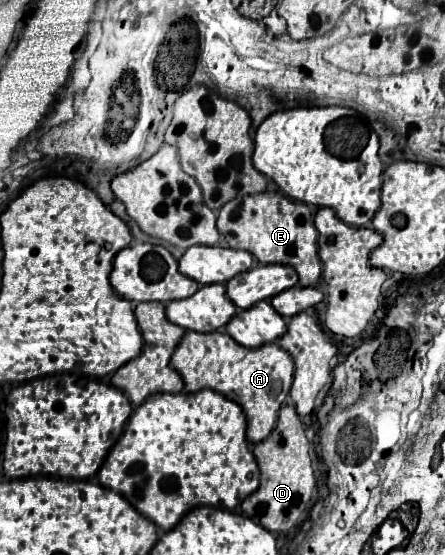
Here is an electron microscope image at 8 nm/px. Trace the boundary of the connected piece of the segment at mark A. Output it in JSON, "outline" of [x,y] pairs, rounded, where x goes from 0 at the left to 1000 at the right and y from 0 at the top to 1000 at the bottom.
{"outline":[[[422,596],[387,640],[387,661],[409,676],[422,708],[476,701],[476,705],[508,712],[512,719],[526,719],[553,741],[553,755],[557,755],[553,787],[562,798],[580,798],[580,795],[598,791],[607,784],[607,777],[616,773],[616,766],[625,759],[625,741],[629,741],[634,726],[643,723],[643,712],[656,694],[656,676],[661,676],[661,650],[652,643],[652,636],[638,632],[629,622],[598,618],[598,625],[580,625],[580,629],[562,632],[562,629],[526,618],[526,611],[517,611],[512,600],[494,600],[494,596],[481,596],[481,600],[436,600],[436,596],[427,600]]]}

